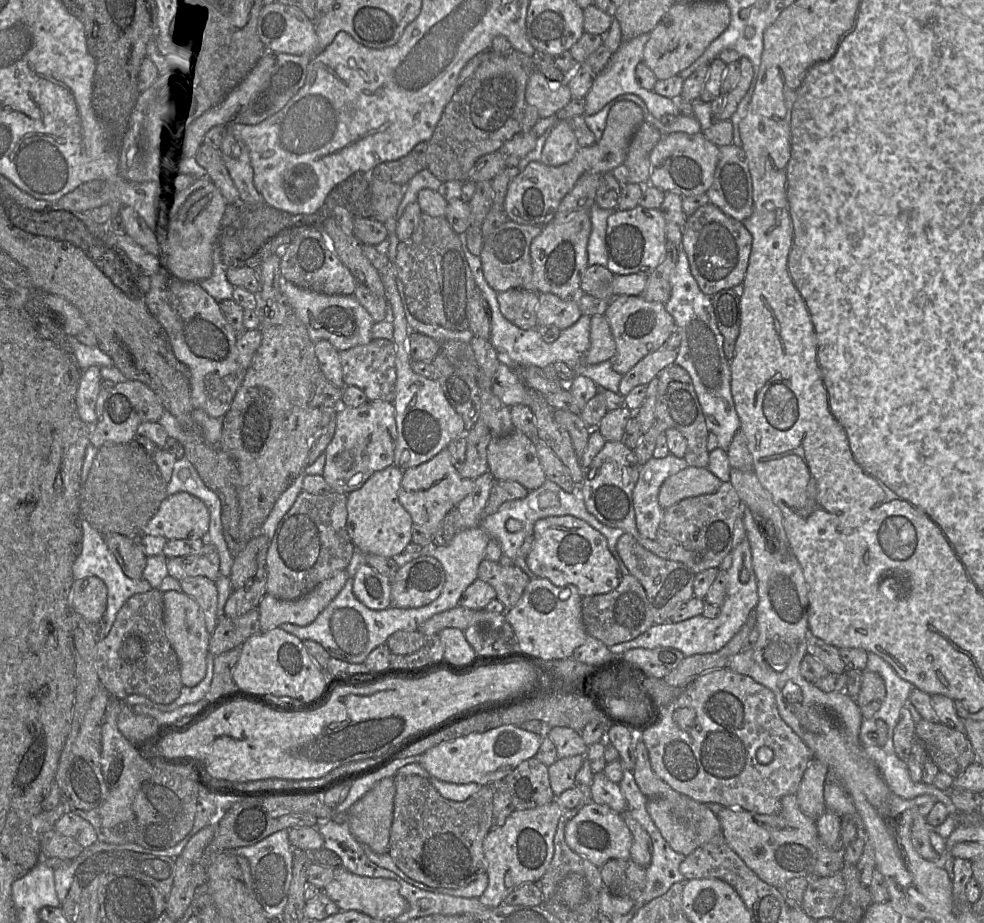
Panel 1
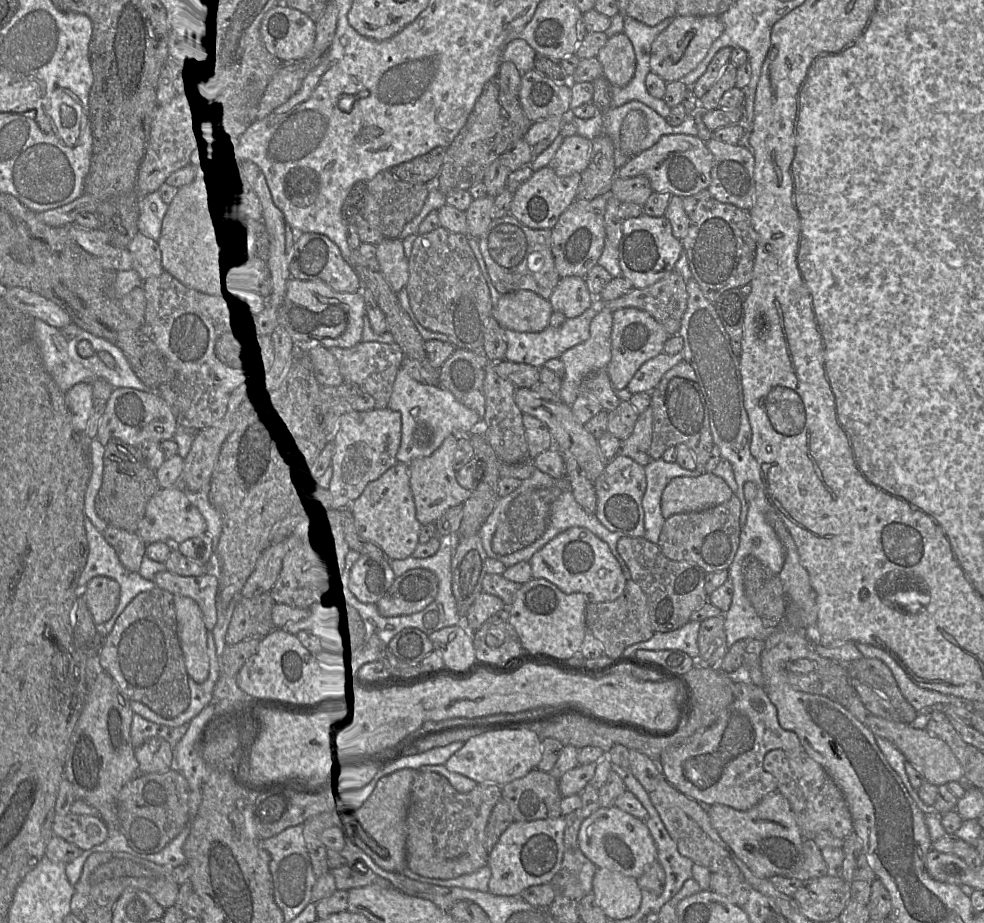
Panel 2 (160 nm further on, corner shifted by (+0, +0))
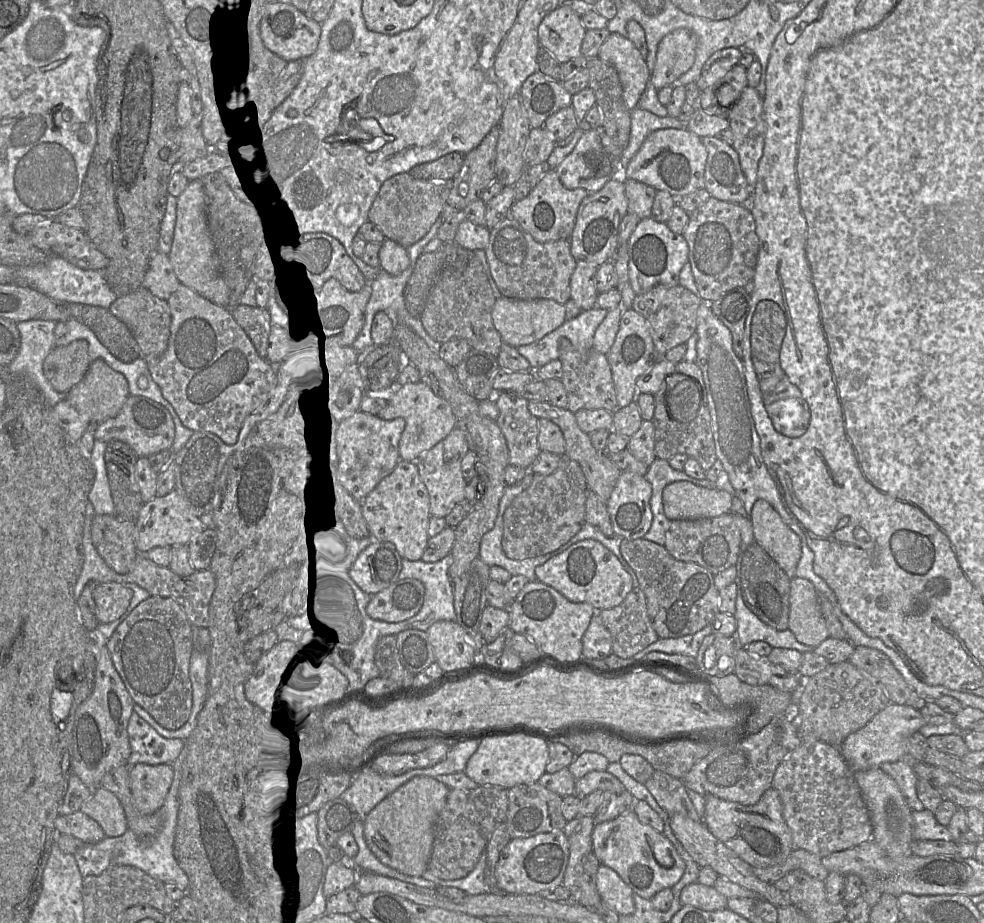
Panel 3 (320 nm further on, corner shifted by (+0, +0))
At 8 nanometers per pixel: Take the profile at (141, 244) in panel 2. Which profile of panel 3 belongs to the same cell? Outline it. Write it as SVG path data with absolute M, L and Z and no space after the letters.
M158 250L151 257L142 286L164 300L178 289L180 282L166 254Z

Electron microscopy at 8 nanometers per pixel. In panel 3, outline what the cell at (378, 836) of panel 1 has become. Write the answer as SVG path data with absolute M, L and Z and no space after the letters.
M415 776L378 803L364 819L364 837L369 849L385 865L409 876L421 876L428 868L435 839L435 824L450 789L430 776Z

